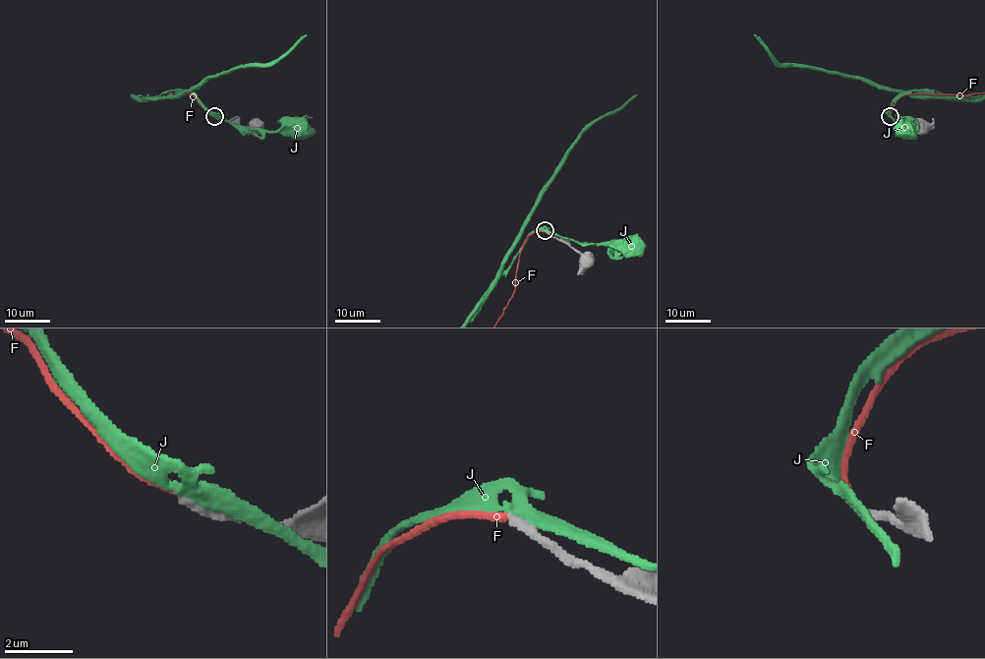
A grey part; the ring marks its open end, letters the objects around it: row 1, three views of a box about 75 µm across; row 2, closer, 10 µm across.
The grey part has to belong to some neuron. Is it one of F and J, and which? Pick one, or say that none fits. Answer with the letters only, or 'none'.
none

